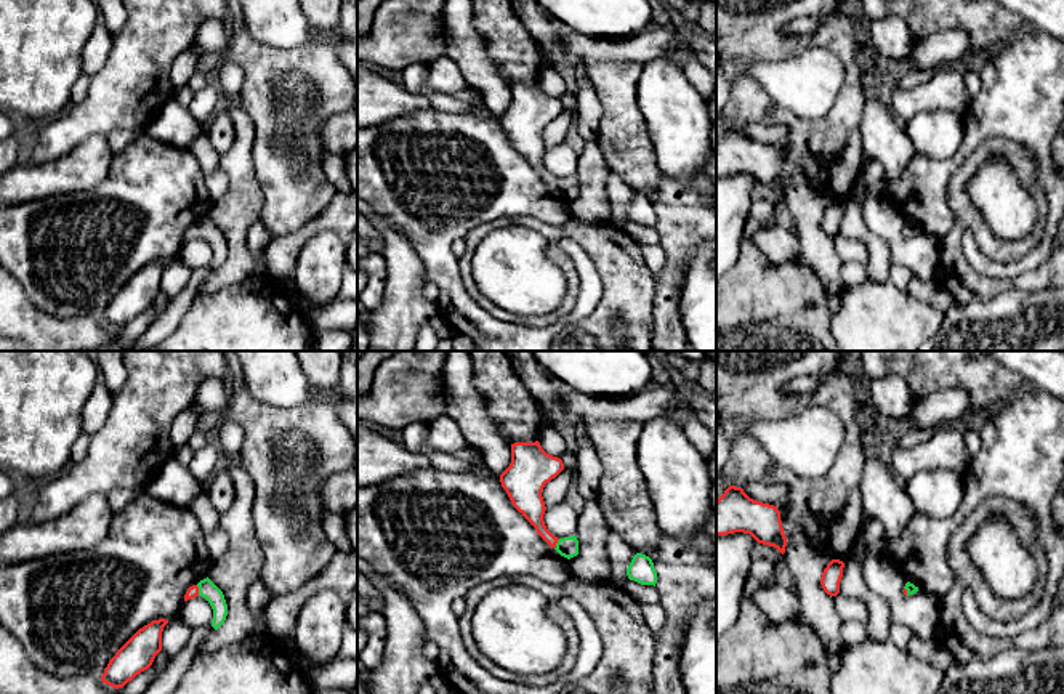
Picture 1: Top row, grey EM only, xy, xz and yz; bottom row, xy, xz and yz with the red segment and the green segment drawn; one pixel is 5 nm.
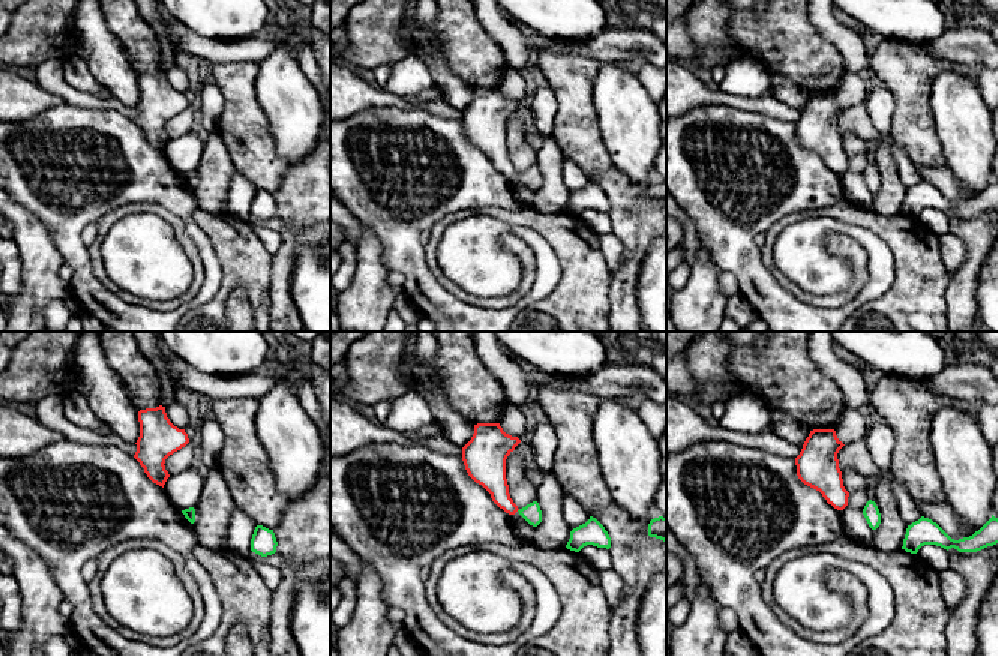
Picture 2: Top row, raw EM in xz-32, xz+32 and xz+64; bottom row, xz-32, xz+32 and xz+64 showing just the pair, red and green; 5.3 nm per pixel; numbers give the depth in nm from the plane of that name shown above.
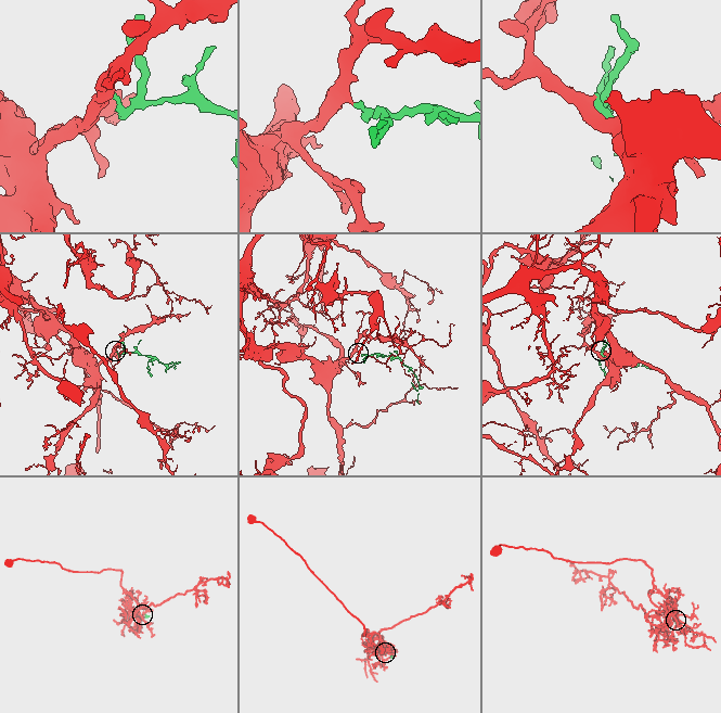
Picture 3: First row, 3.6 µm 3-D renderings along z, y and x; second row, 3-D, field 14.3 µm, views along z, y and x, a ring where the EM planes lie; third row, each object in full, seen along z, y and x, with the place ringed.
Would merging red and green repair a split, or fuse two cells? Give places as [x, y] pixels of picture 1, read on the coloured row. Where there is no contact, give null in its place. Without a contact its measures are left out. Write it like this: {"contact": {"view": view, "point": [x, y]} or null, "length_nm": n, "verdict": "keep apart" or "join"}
{"contact": {"view": "xy", "point": [197, 590]}, "length_nm": 60, "verdict": "join"}

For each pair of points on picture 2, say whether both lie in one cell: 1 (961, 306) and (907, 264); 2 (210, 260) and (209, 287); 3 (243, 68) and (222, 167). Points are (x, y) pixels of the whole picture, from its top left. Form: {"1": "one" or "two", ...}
{"1": "two", "2": "one", "3": "two"}

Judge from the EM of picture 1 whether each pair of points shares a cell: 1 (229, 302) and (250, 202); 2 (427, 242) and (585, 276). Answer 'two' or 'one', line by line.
1: two
2: one

